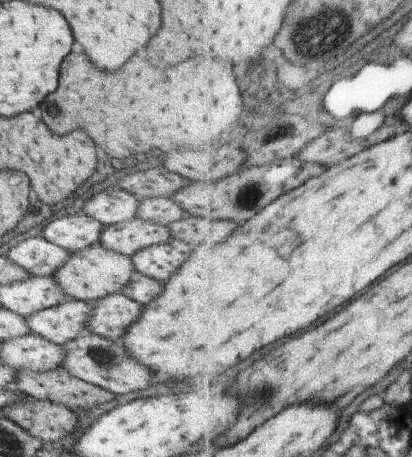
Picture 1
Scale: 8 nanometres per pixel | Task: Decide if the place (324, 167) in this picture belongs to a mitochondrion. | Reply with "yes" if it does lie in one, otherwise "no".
no

